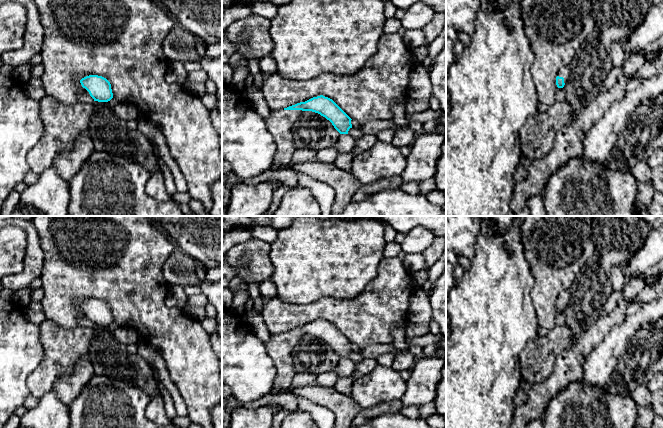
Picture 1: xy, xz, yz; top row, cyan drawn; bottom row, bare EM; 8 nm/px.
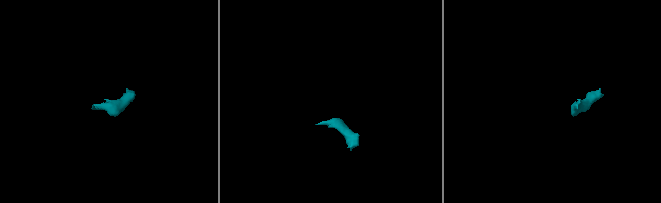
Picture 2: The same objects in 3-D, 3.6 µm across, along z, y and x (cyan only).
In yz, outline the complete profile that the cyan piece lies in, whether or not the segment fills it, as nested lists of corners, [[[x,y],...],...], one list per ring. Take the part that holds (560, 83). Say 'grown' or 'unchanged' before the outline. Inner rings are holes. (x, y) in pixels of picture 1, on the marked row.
grown | [[[568,66],[562,67],[556,77],[556,85],[558,88],[563,88],[564,85],[570,80],[570,70]]]

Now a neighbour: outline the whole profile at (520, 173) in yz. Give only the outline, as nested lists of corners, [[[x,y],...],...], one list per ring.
[[[519,164],[513,173],[515,183],[523,181],[527,176],[527,168]]]

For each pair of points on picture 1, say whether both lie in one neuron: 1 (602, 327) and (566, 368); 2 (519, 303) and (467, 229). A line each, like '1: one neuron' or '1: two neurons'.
1: one neuron
2: two neurons

